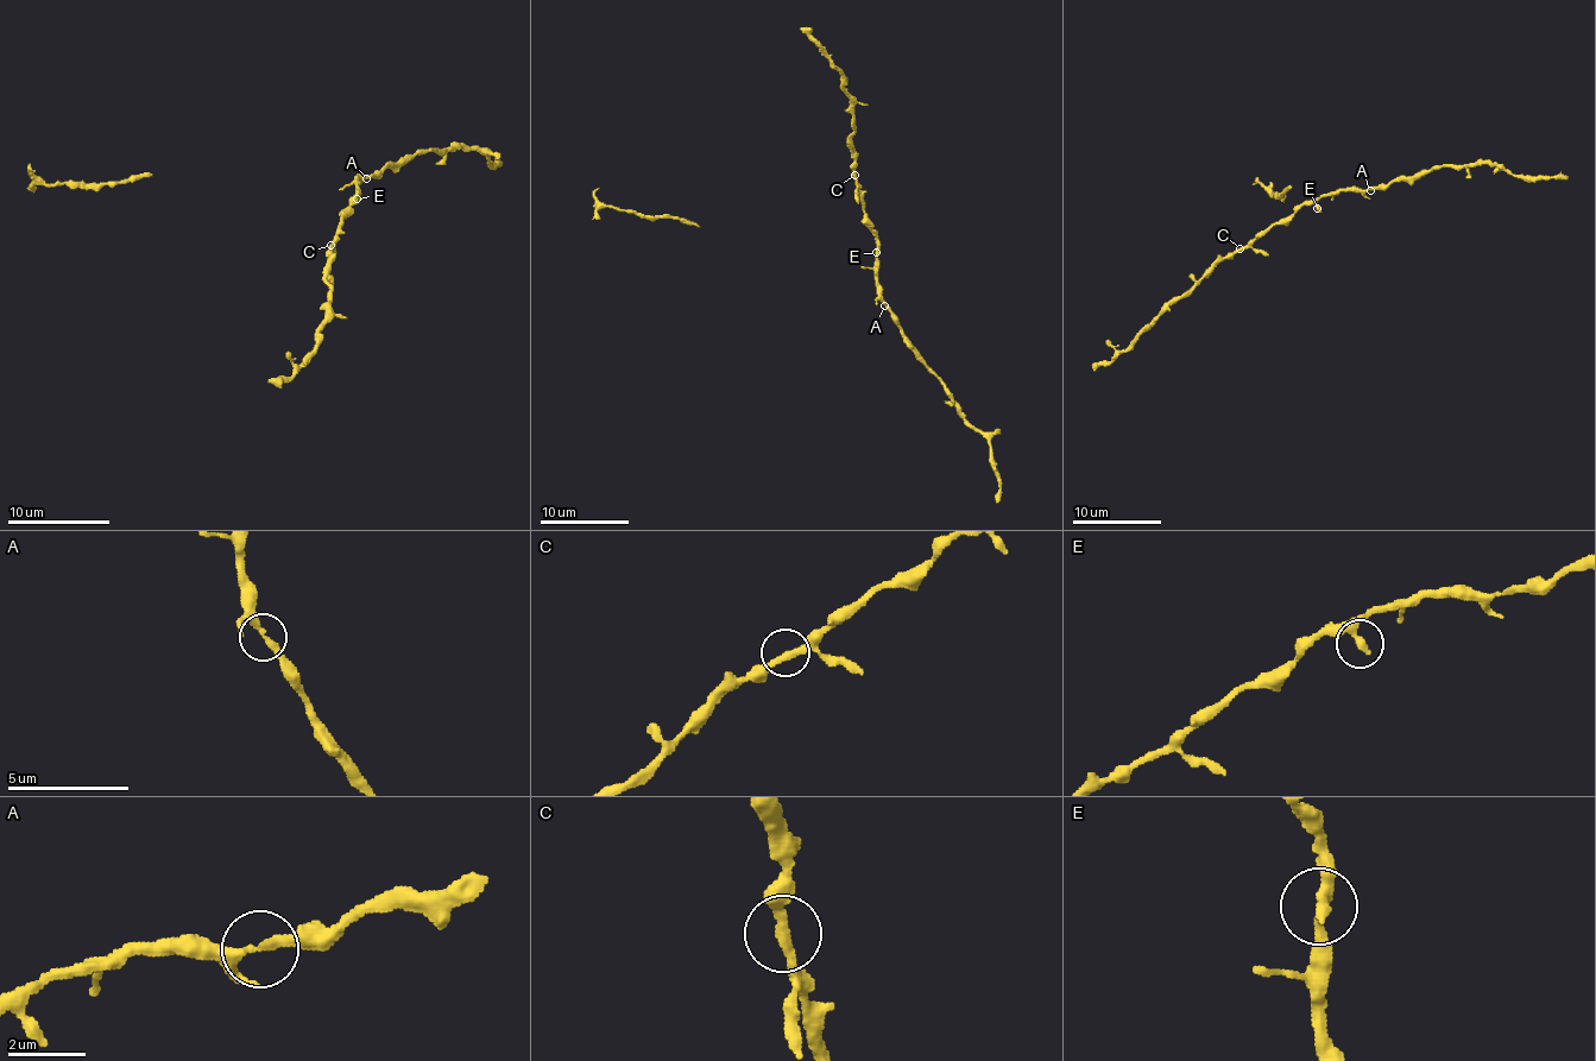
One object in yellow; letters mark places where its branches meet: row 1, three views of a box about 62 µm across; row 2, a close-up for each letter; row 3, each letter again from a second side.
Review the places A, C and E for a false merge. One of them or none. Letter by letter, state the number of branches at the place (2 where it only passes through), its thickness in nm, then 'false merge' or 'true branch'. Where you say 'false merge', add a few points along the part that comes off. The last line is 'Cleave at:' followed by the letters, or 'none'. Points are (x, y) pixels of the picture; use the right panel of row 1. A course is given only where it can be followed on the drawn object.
A: 2 branches meet; 240 nm thick; true branch
C: 2 branches meet; 280 nm thick; true branch
E: 2 branches meet; 240 nm thick; true branch
Cleave at: none

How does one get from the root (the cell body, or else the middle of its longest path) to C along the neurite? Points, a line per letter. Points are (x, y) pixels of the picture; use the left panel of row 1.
C: (357, 191), (341, 218), (341, 232), (330, 245)

